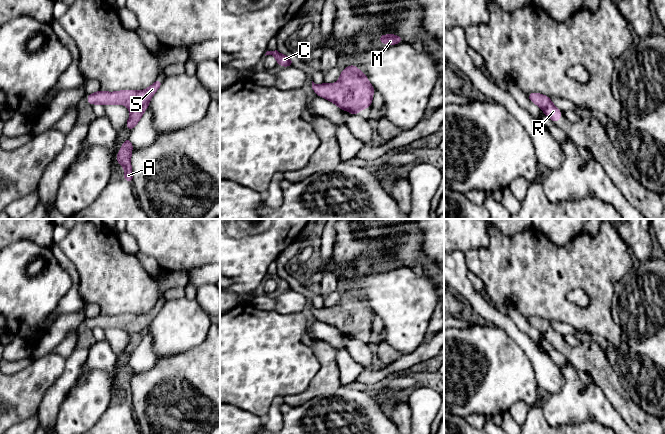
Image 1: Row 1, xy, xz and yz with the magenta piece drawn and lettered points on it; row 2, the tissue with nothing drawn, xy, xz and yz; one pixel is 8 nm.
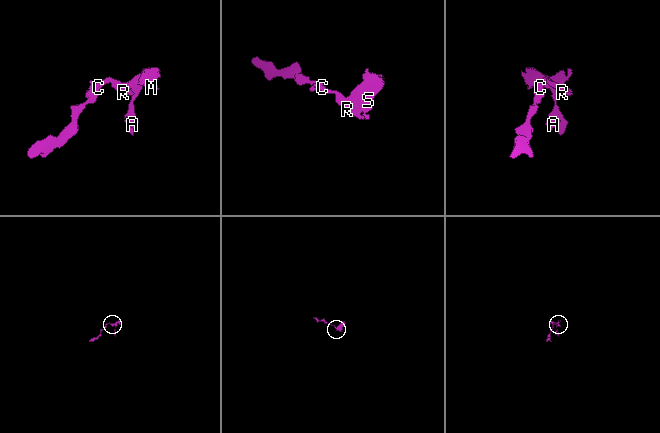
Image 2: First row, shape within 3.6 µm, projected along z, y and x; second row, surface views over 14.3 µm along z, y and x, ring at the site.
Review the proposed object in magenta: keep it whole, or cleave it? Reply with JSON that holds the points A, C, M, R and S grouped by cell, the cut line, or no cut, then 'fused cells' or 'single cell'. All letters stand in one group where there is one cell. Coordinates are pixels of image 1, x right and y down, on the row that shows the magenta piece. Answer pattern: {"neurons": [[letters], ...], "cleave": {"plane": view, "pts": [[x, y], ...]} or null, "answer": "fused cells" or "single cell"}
{"neurons": [["A", "C", "M", "R", "S"]], "cleave": null, "answer": "single cell"}

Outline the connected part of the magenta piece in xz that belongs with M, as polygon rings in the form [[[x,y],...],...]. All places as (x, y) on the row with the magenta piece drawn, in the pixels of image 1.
[[[380,34],[379,41],[385,45],[394,45],[403,42],[403,38],[395,34],[391,35]]]

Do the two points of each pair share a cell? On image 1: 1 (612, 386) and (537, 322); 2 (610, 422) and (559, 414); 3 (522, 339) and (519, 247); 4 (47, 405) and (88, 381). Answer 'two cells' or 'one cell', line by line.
1: one cell
2: one cell
3: two cells
4: two cells

